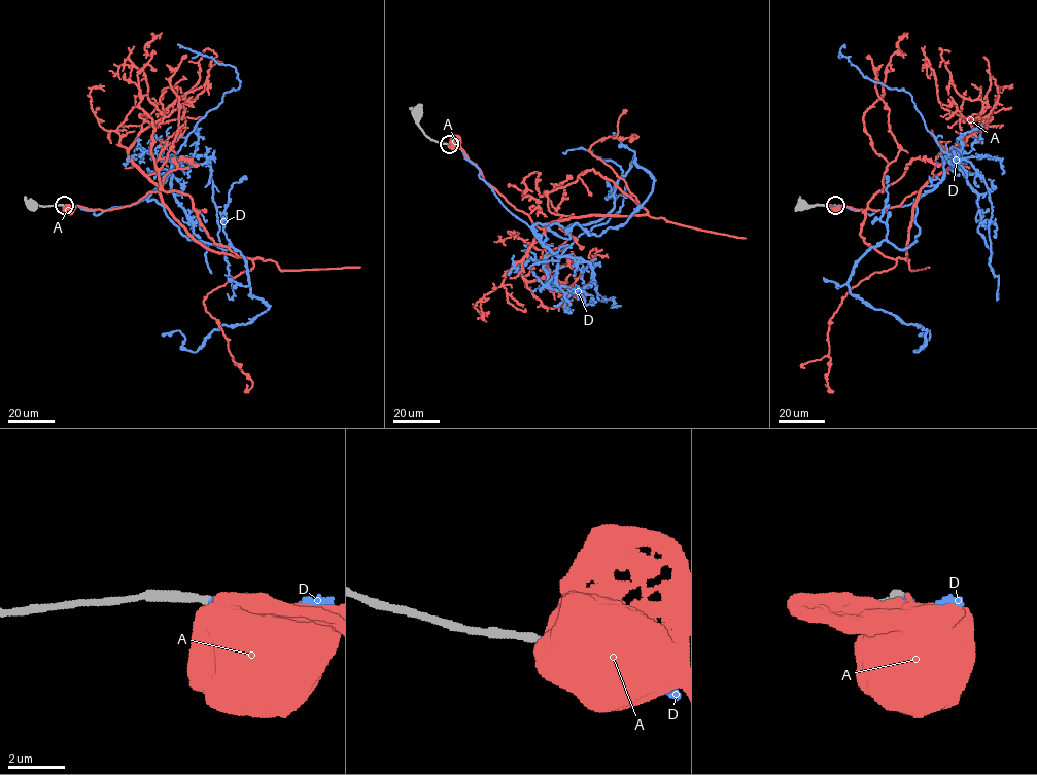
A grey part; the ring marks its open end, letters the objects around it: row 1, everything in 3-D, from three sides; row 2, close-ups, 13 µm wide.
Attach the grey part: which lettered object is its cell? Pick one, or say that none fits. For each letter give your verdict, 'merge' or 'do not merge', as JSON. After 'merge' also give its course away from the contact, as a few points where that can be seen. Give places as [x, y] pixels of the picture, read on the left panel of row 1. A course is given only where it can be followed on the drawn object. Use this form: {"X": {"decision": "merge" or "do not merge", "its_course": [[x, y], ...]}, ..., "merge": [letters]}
{"A": {"decision": "do not merge"}, "D": {"decision": "merge", "its_course": [[64, 205], [98, 215], [154, 199], [189, 240], [240, 252], [268, 309], [195, 352], [162, 335]]}, "merge": ["D"]}

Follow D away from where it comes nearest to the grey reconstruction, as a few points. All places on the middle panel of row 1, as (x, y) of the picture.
D: (449, 144), (531, 227), (600, 220), (634, 156), (653, 178), (630, 216), (598, 236), (547, 227)

